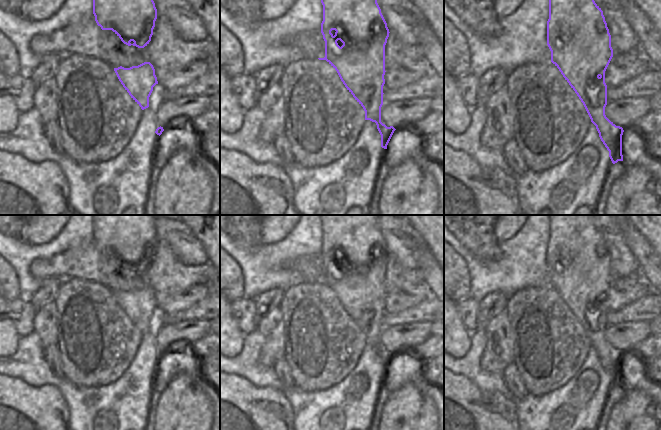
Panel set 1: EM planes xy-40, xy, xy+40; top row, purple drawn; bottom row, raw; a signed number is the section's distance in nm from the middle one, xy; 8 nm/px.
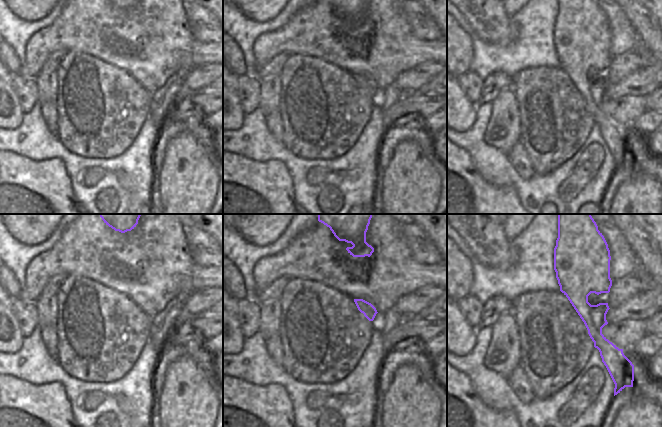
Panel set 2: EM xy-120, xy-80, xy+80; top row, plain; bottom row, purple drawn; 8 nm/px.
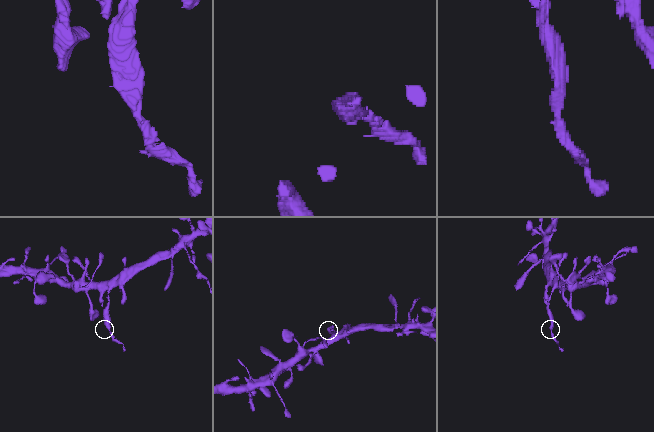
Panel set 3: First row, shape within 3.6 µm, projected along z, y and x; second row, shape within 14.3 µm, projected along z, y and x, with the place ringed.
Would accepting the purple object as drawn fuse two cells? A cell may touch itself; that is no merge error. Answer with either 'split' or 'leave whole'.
split

